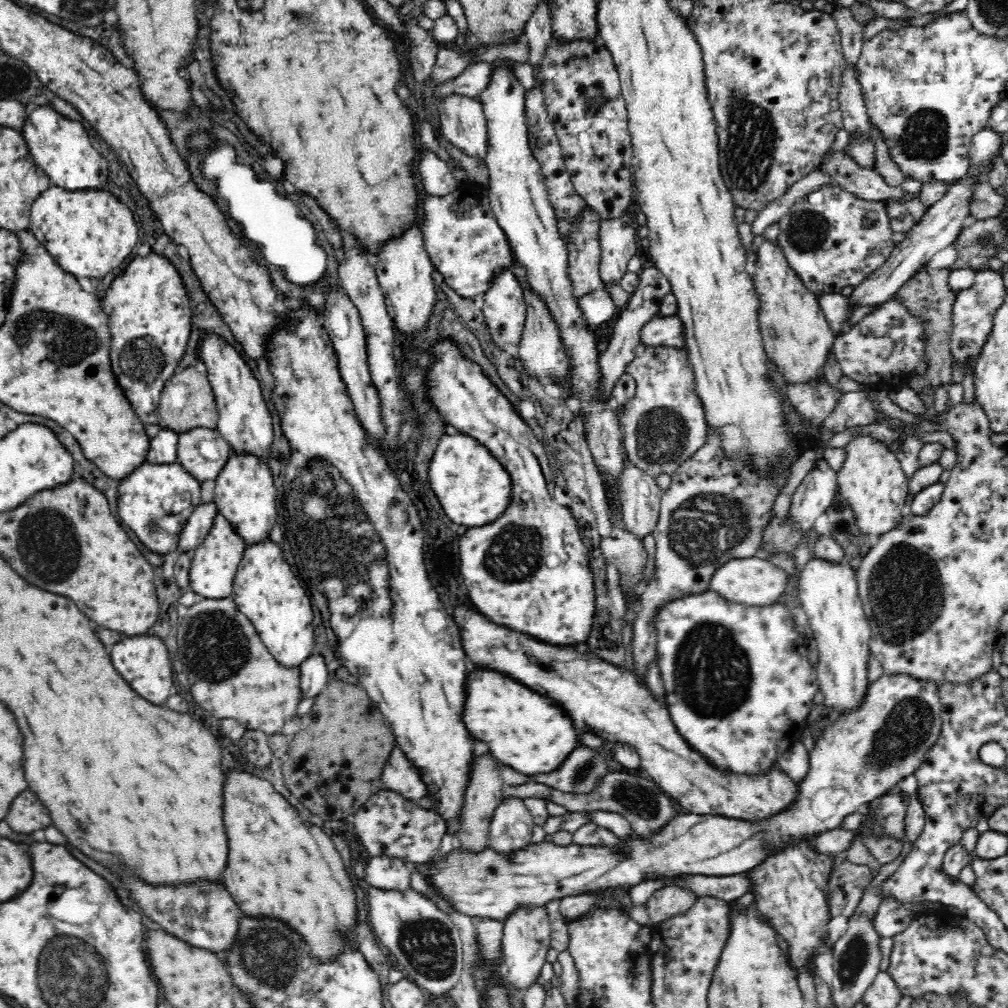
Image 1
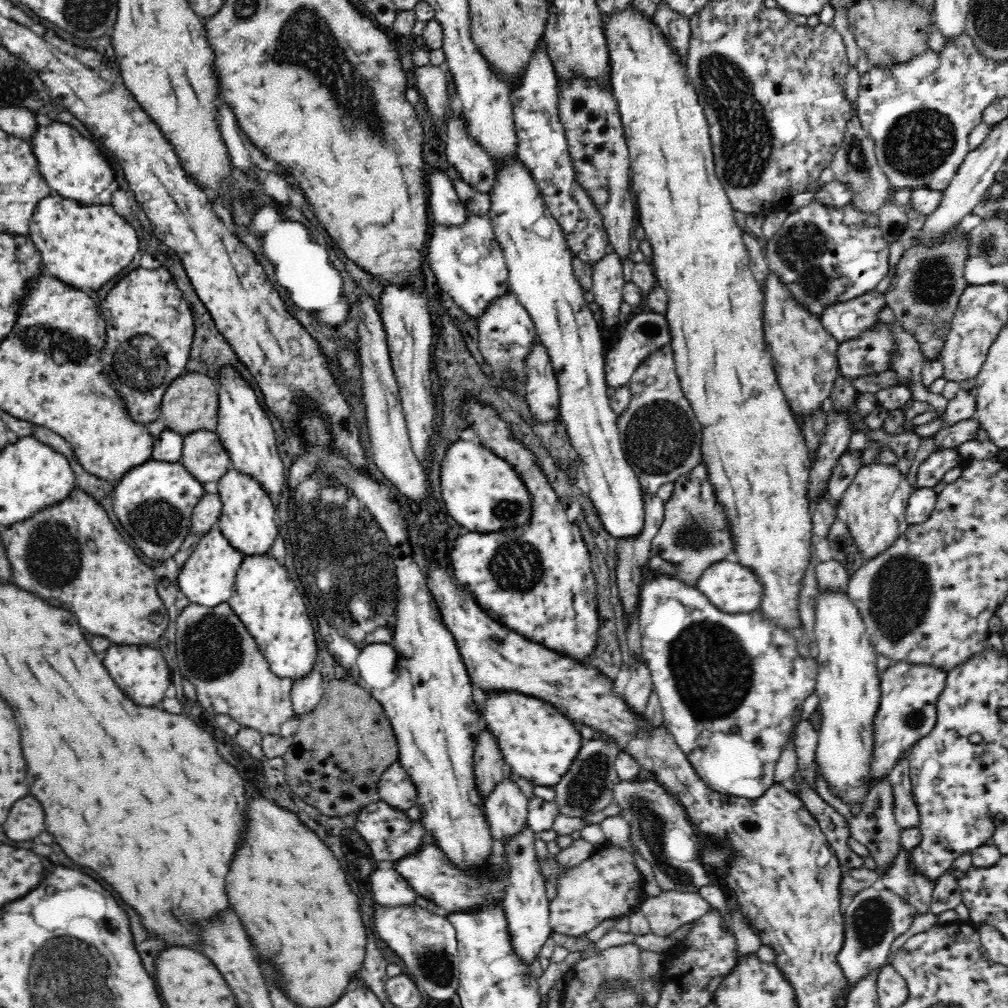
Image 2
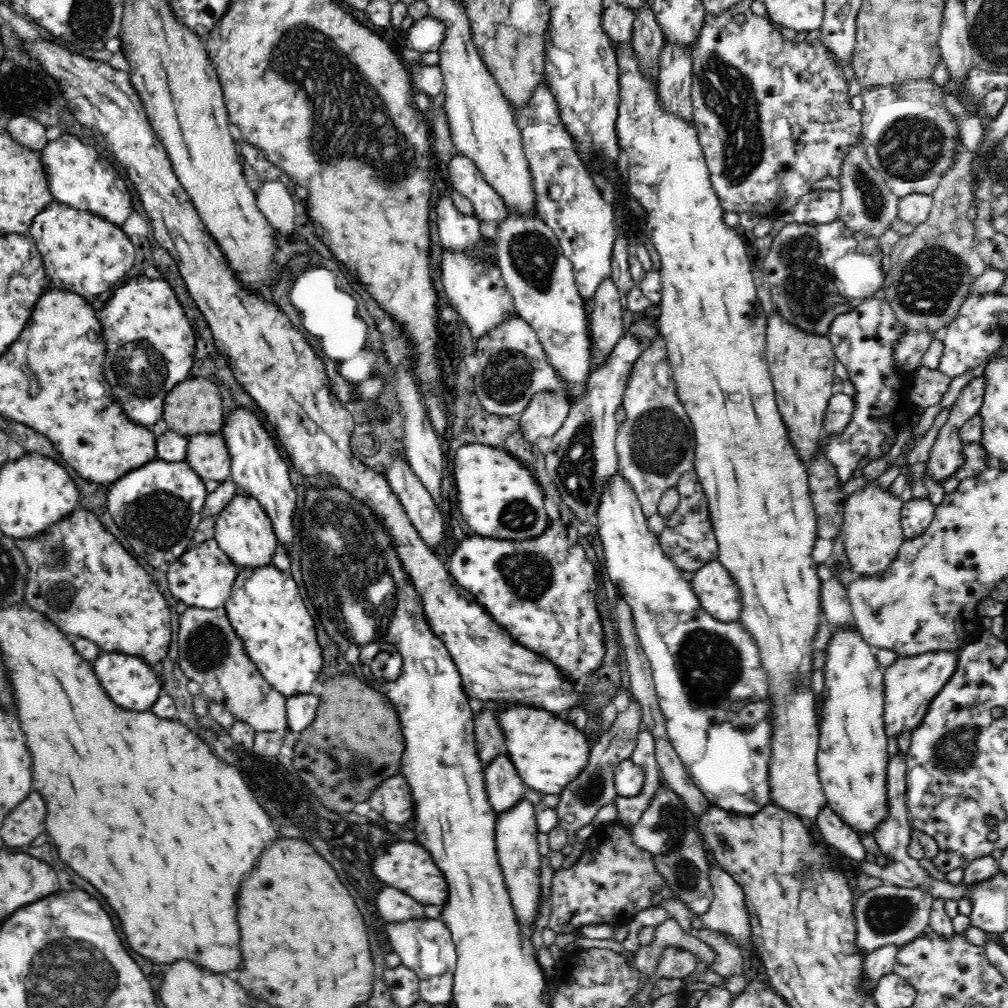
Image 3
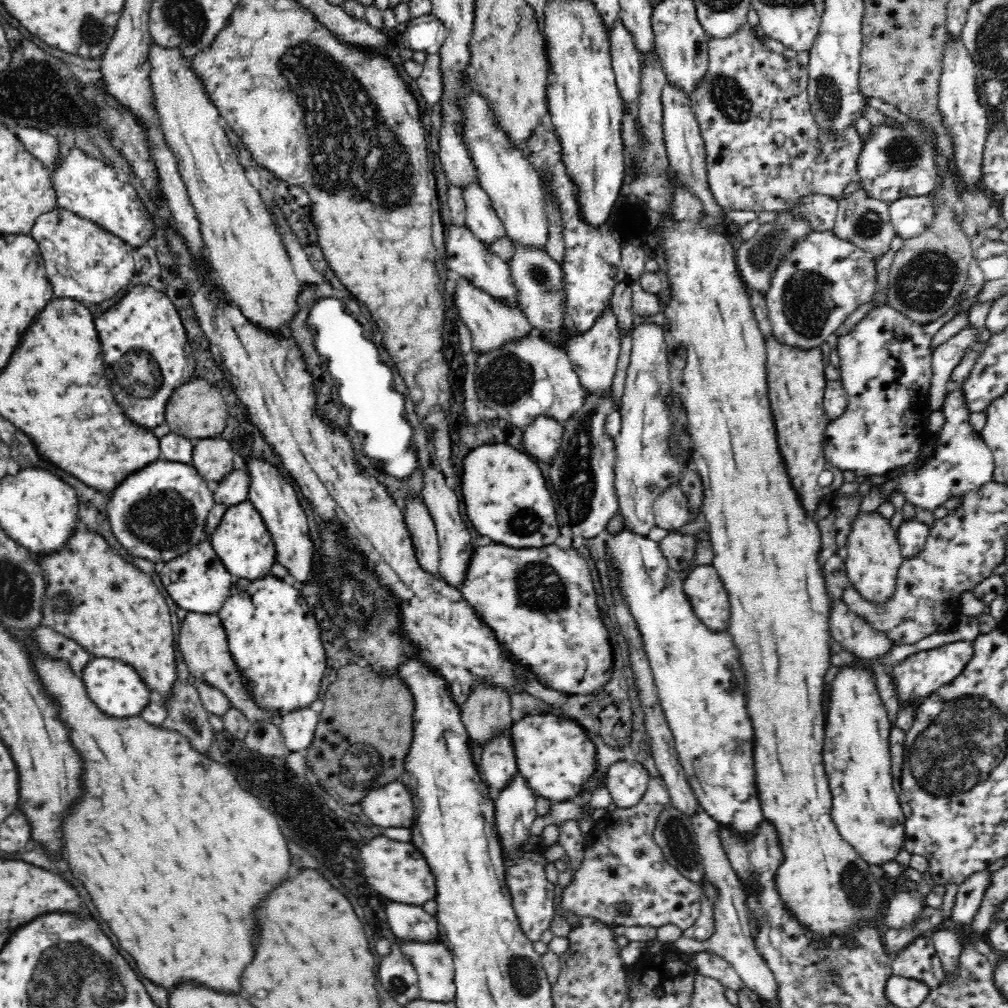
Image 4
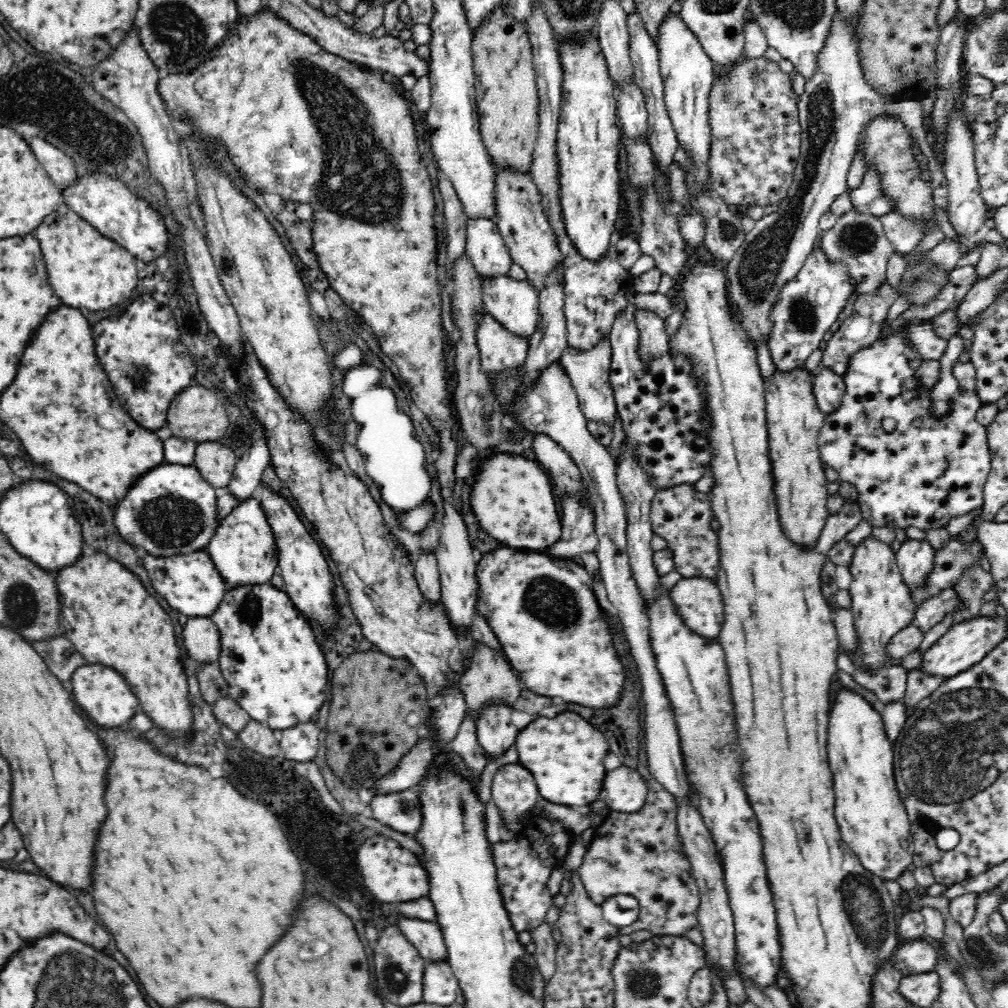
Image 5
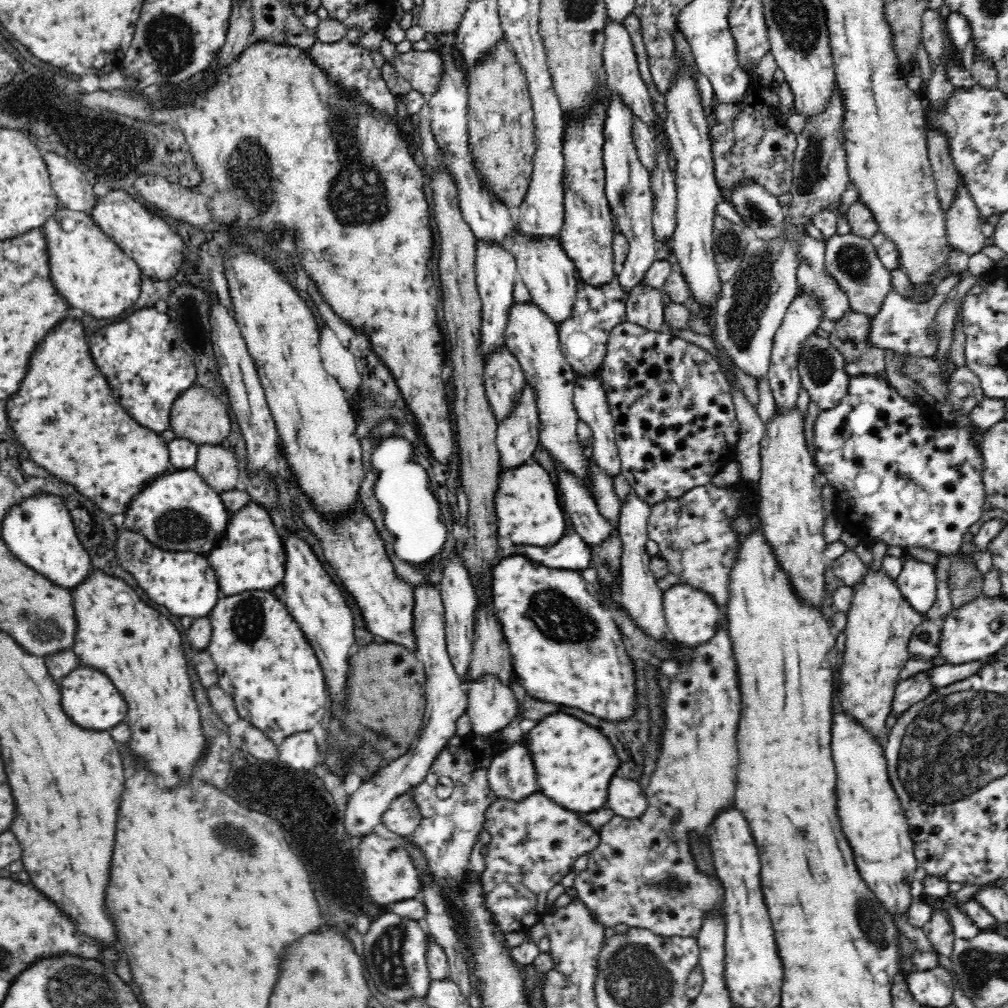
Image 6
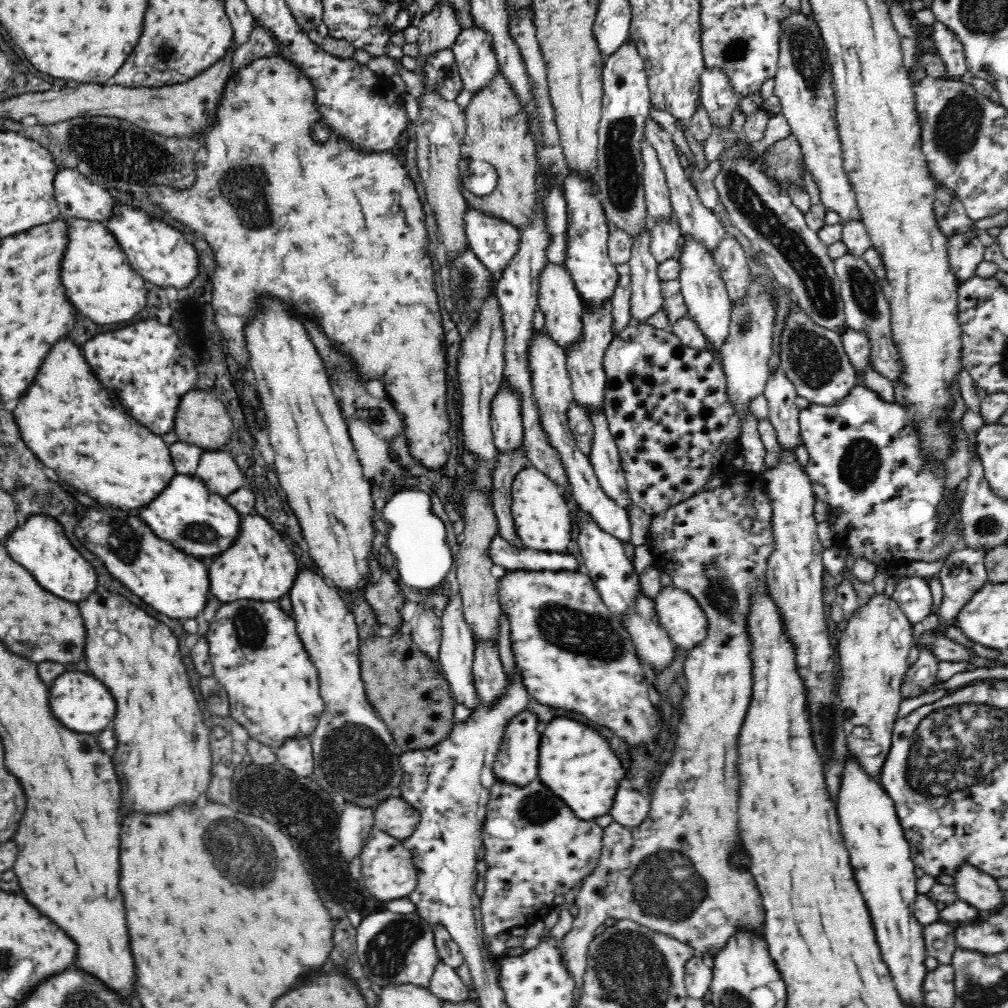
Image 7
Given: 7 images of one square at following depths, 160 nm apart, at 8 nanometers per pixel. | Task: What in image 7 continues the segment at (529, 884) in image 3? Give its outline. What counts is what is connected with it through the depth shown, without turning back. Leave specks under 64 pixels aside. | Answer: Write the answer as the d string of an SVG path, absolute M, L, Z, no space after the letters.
M525 709L510 720L493 768L499 780L526 786L538 778L538 720L538 715L530 709Z

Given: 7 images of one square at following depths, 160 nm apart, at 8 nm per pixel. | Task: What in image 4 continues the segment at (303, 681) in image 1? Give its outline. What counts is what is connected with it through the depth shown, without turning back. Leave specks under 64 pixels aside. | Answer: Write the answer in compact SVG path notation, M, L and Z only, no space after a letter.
M304 708L292 714L286 714L277 721L282 733L282 741L289 753L303 754L312 746L318 720L320 720L318 712L314 712L312 708Z

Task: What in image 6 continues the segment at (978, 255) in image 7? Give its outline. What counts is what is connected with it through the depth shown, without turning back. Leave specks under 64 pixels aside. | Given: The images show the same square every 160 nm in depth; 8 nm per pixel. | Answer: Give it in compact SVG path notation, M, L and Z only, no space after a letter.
M960 182L952 207L945 214L949 248L966 253L969 258L985 247L981 226L986 220L980 217L968 189Z

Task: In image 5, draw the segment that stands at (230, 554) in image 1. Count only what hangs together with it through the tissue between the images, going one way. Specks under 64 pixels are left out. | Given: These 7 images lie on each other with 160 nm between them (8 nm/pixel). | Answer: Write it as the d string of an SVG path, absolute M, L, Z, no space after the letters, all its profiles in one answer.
M196 551L185 555L168 557L144 556L142 558L144 568L148 570L148 578L154 586L154 590L168 600L172 608L186 616L210 616L222 602L224 594L228 591L224 578L218 574L214 563L207 551Z

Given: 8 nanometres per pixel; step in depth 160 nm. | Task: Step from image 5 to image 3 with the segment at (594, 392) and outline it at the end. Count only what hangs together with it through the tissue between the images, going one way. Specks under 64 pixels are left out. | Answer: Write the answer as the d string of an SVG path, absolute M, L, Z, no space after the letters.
M604 280L594 295L594 309L589 315L591 334L590 373L603 367L624 337L622 304L615 283Z

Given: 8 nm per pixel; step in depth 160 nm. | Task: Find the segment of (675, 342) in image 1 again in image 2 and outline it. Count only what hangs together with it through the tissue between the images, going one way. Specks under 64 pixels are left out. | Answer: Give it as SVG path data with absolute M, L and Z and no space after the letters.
M643 311L633 314L623 321L616 340L608 344L604 355L604 379L606 379L608 392L621 386L627 386L639 364L646 360L648 355L658 351L662 346L669 345L670 342L670 329L668 329L668 323L663 313Z

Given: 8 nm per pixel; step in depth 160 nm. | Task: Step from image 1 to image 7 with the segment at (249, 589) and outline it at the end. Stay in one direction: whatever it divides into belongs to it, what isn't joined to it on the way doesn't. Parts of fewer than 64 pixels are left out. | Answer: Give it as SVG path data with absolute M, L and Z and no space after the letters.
M250 599L220 606L208 630L213 677L224 687L229 700L227 718L246 729L249 737L273 750L282 747L287 740L311 735L318 724L319 715L324 711L324 701L318 694L316 668L310 662L296 628L293 616L284 612L278 602Z

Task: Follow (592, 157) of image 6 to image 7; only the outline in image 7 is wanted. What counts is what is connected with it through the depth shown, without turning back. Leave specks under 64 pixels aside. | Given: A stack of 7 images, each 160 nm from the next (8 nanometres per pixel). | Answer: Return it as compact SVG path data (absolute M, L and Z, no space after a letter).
M569 173L563 177L563 191L568 210L565 268L582 302L601 307L611 300L620 280L616 266L609 257L607 241L610 230L606 223L607 217L599 199L590 193L590 181L582 181L576 173Z

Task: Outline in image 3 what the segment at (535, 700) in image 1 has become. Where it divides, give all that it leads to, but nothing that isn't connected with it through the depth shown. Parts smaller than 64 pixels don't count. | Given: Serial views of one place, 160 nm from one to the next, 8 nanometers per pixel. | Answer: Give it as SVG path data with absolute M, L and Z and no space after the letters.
M518 706L499 714L500 727L506 736L508 756L514 762L521 780L541 794L558 795L584 770L588 764L588 740L586 736L566 720L528 706Z

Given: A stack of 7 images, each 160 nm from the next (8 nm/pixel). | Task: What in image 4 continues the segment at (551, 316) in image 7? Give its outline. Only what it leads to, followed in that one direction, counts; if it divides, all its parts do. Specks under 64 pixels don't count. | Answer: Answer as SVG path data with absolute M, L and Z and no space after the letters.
M476 90L463 98L463 116L465 141L479 174L479 185L490 197L492 207L503 223L505 236L514 247L544 252L549 238L549 221L538 171L524 153L508 141L506 133L494 125L488 101Z

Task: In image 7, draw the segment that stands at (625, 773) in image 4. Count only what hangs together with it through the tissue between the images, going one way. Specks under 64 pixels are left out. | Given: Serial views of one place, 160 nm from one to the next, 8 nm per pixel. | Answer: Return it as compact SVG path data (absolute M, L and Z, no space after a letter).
M618 788L618 792L616 792L616 798L614 798L614 806L609 810L610 816L614 822L616 822L620 826L624 826L625 828L638 828L642 822L646 821L648 818L648 813L650 810L650 803L648 800L642 796L640 790L634 790L634 792L630 792L630 790L624 790L624 788Z

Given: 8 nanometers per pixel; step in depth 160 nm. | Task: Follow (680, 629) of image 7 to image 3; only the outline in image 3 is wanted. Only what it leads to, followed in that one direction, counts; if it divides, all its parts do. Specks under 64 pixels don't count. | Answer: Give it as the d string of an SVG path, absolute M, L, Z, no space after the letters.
M720 561L707 562L695 570L689 583L702 609L714 619L723 623L738 621L742 610L740 590Z

